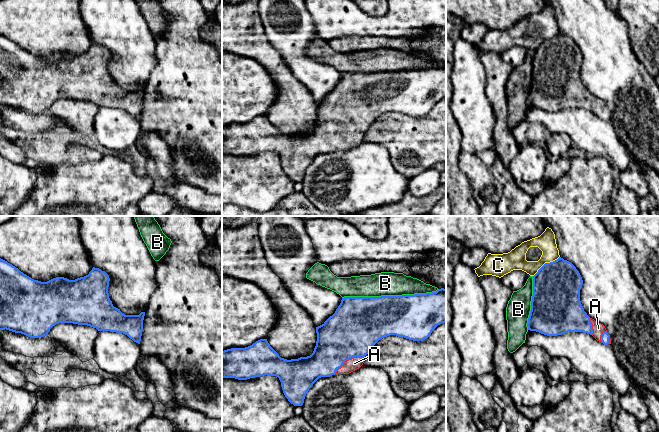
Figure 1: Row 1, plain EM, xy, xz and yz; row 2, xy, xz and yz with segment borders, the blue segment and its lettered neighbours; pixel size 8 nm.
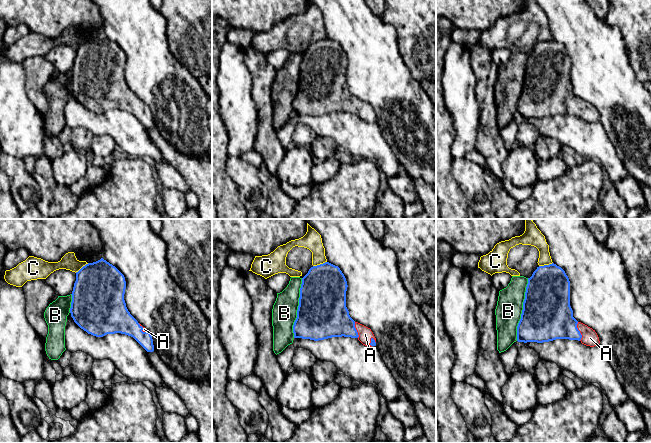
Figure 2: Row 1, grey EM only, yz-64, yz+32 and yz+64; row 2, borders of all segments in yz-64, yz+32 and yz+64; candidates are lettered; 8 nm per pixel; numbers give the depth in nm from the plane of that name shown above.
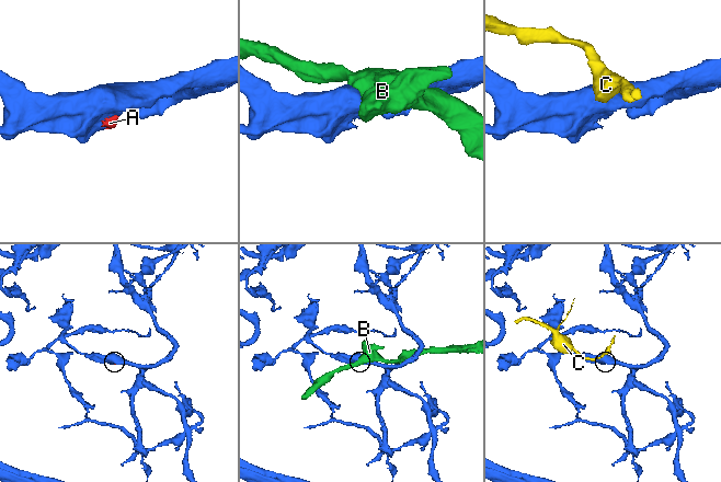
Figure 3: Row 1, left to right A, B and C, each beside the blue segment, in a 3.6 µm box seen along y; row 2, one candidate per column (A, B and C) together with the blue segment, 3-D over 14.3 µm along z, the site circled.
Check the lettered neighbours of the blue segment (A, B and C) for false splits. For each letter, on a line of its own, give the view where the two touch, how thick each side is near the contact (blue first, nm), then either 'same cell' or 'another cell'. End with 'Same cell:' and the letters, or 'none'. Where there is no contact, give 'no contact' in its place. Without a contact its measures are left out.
A: meets blue in xz; 400 nm thick on the blue side, 100 nm on the other; same cell
B: meets blue in xz; 360 nm thick on the blue side, 190 nm on the other; another cell
C: meets blue in yz; 380 nm thick on the blue side, 160 nm on the other; another cell
Same cell: A

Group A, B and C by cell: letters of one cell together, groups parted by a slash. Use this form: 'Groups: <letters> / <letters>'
Groups: A / B / C

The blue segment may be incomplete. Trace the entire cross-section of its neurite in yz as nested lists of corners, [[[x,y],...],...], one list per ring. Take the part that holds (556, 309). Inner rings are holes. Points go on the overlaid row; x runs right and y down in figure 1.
[[[559,257],[545,263],[533,276],[528,330],[547,336],[583,332],[604,345],[611,344],[605,326],[584,311],[580,301],[582,285],[582,277],[571,262]]]

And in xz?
[[[444,288],[426,294],[344,297],[335,313],[316,327],[316,346],[310,356],[291,360],[281,358],[267,339],[260,339],[245,348],[222,351],[222,378],[247,380],[264,375],[276,376],[288,401],[294,406],[302,406],[307,392],[319,378],[349,374],[359,369],[364,363],[364,357],[380,339],[396,335],[413,341],[423,341],[438,325],[445,322]]]

